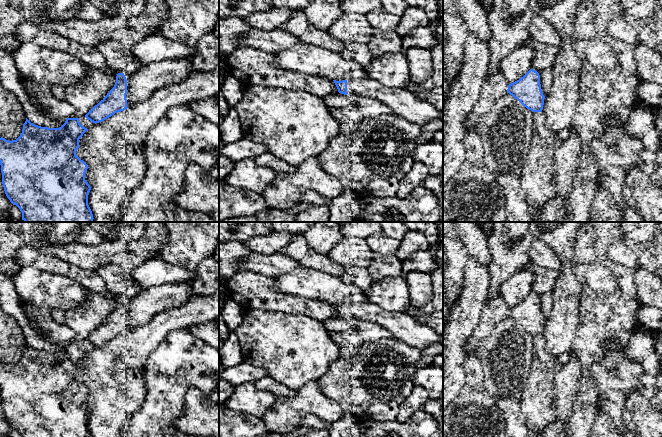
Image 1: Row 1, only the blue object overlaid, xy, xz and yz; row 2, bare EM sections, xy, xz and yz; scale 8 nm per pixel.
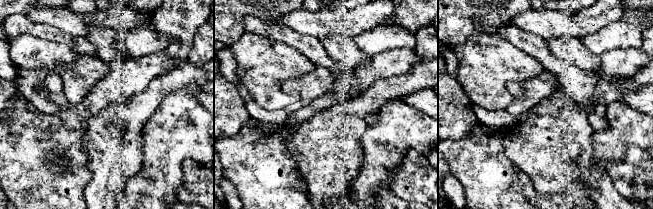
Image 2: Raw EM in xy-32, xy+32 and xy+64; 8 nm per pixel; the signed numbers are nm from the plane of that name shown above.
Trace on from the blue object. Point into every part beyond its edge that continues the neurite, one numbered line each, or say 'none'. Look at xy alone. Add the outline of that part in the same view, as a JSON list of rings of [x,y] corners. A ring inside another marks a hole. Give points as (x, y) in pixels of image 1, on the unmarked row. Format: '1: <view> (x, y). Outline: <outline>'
1: xy (140, 310). Outline: [[[167,283],[142,290],[135,298],[124,298],[127,304],[127,331],[146,325],[157,313],[185,304],[196,293],[191,285]]]
2: xy (86, 347). Outline: [[[85,340],[79,341],[79,346],[83,351],[85,351],[87,353],[90,353],[91,351],[93,351],[95,349],[95,347],[88,344]]]

